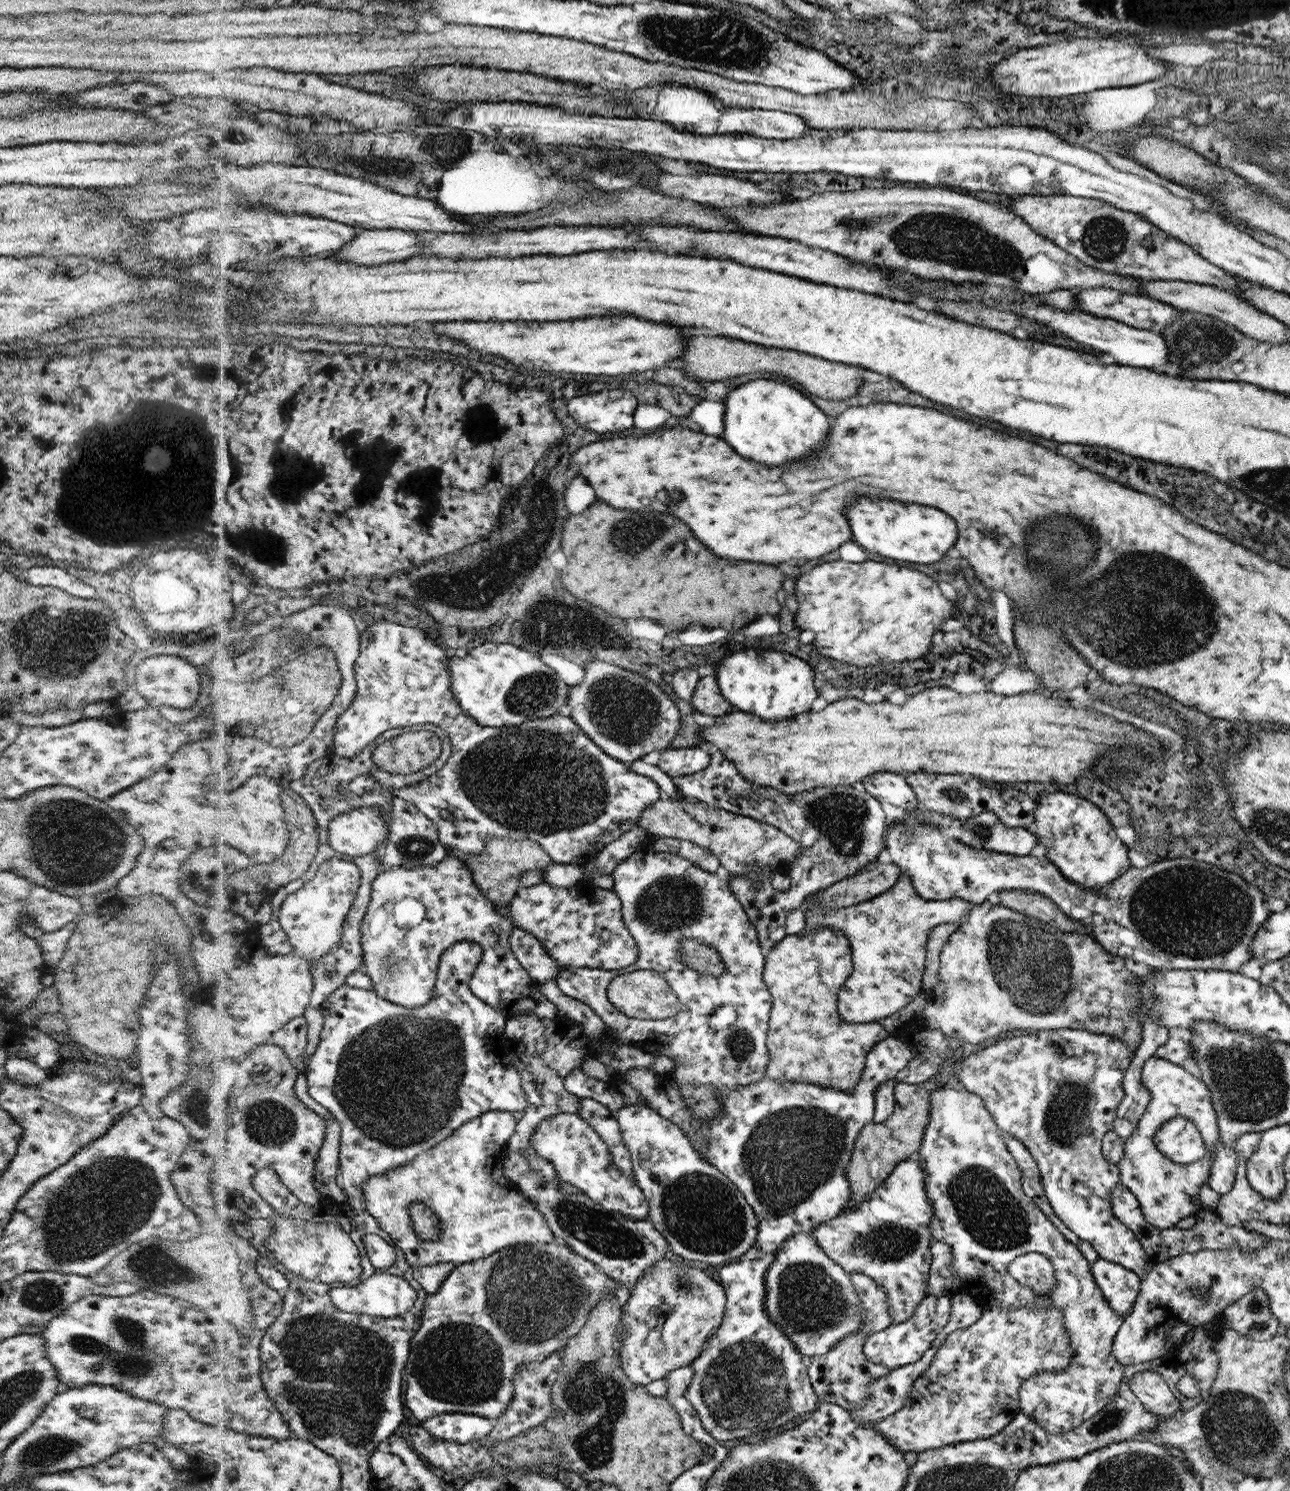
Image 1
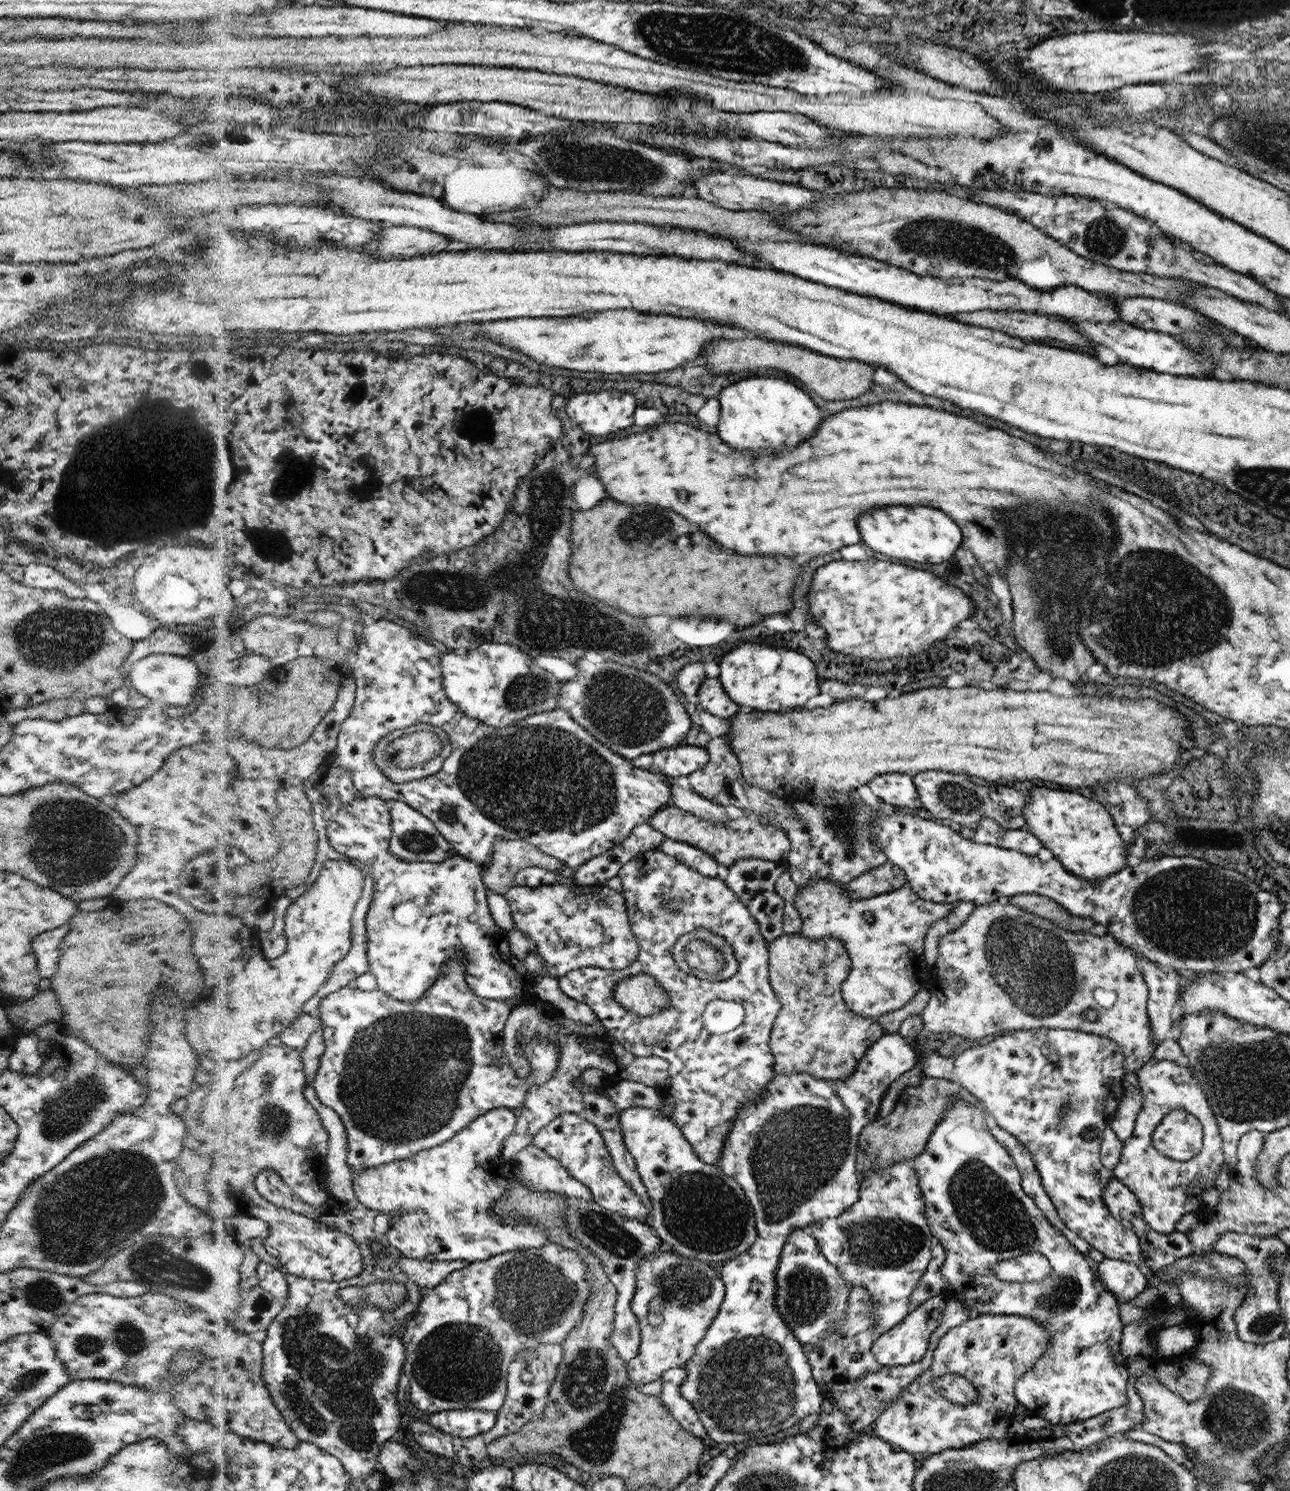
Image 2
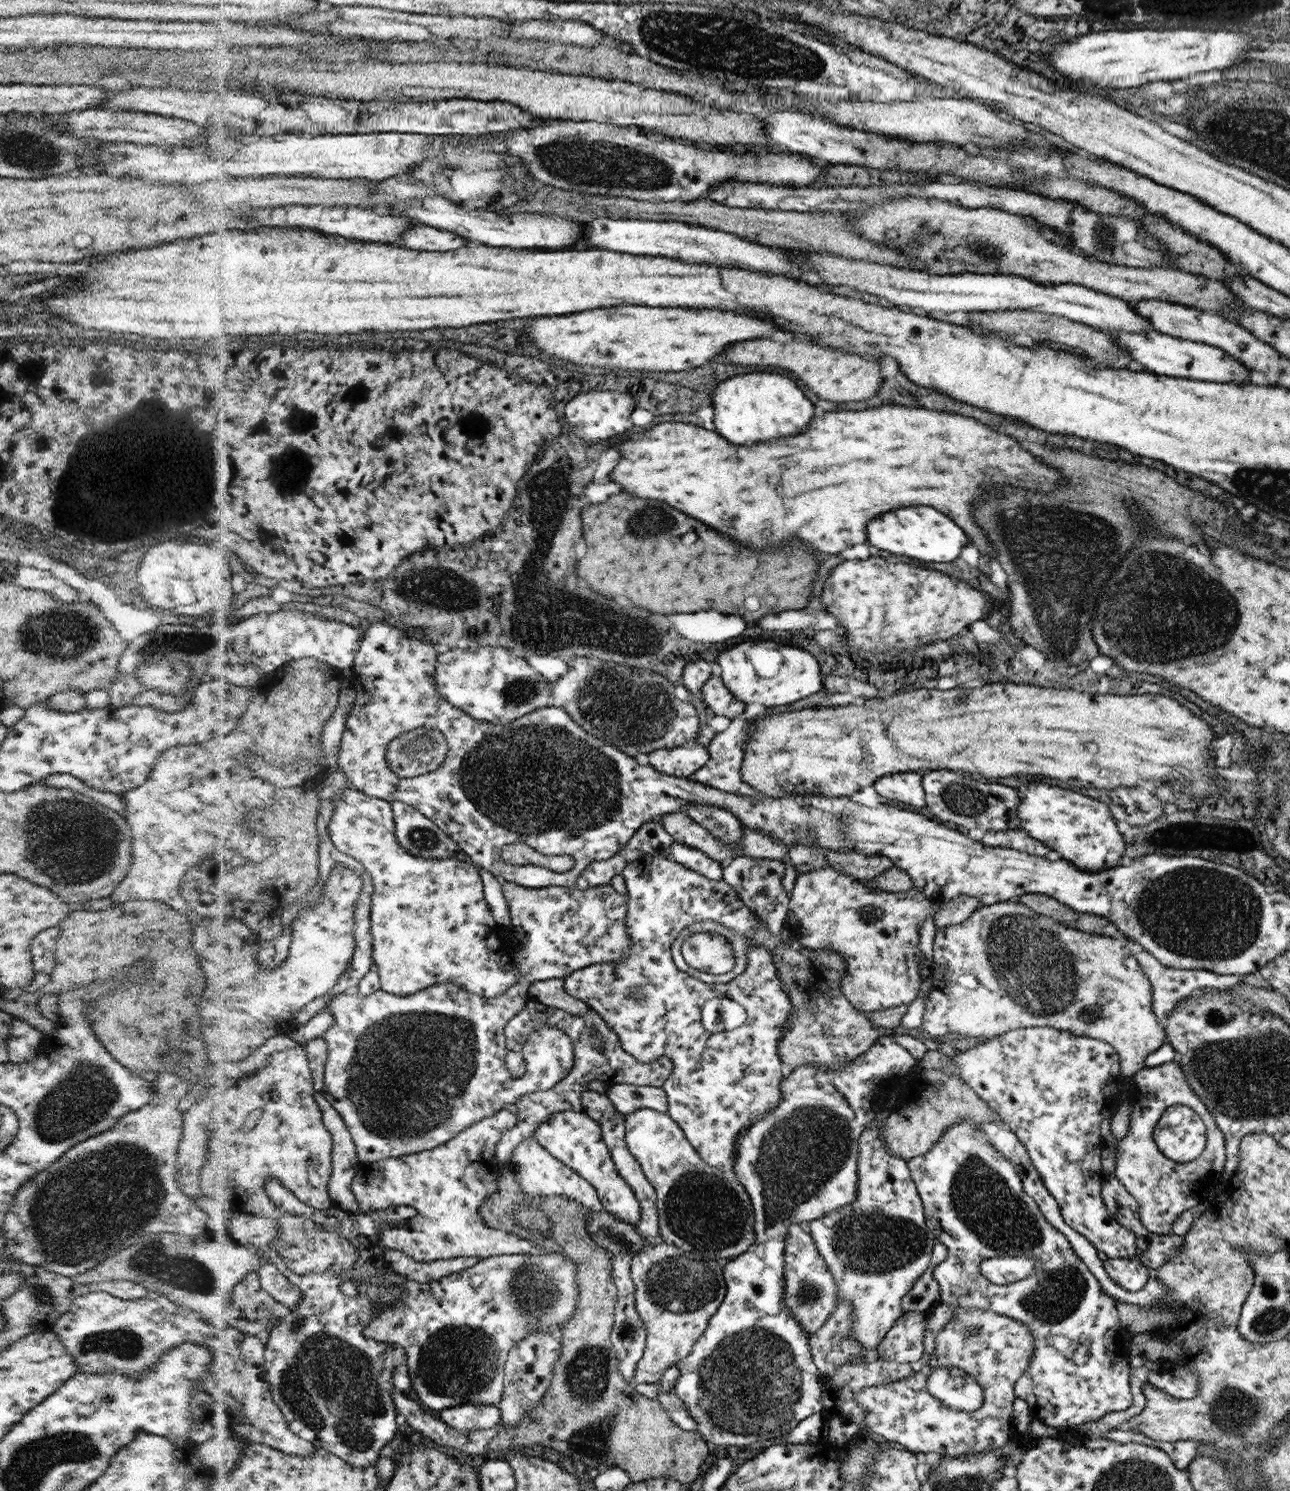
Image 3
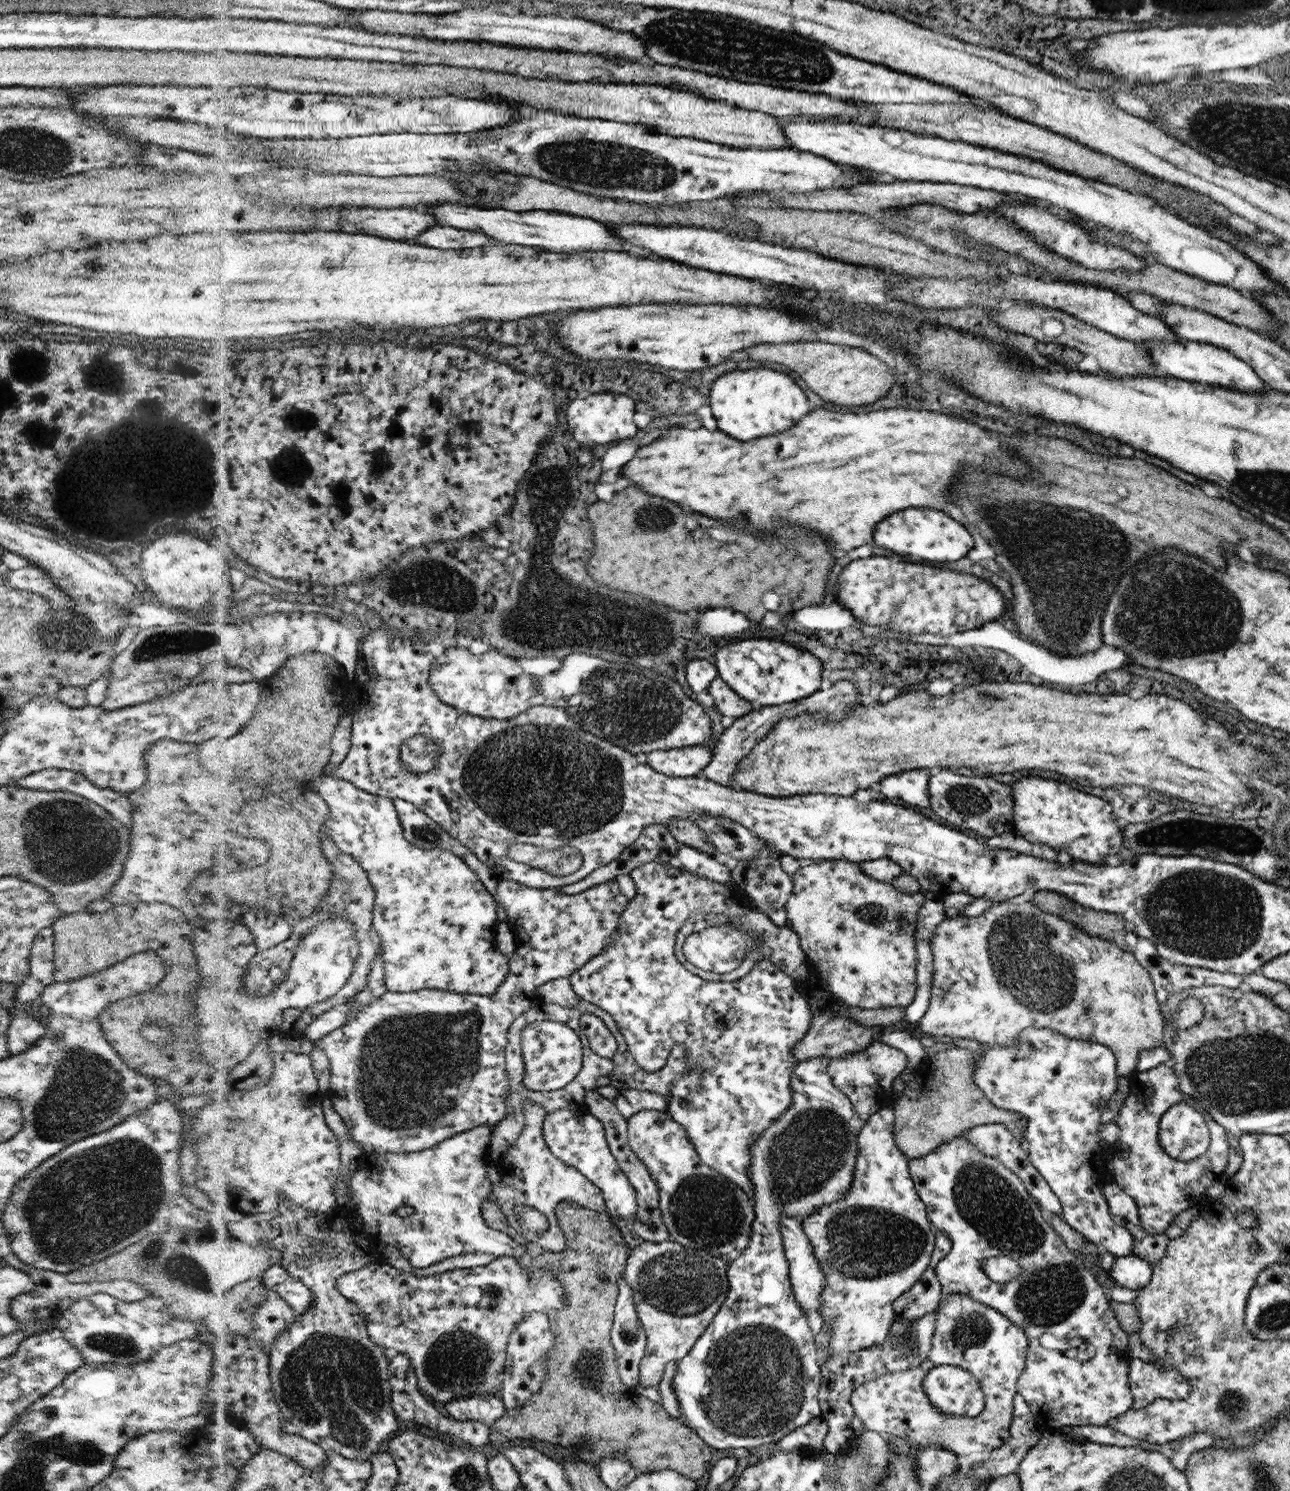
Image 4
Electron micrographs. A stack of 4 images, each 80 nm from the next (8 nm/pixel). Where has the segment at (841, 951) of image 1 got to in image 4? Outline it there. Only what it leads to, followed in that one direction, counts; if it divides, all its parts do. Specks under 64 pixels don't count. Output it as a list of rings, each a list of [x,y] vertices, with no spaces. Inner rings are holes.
[[[811,960],[809,961],[809,970],[805,982],[796,982],[795,989],[807,1001],[811,1018],[809,1026],[804,1032],[804,1037],[794,1044],[793,1057],[797,1062],[810,1058],[837,1058],[851,1052],[859,1052],[870,1046],[875,1040],[871,1031],[860,1025],[857,1021],[850,1019],[845,1015],[840,1015],[843,1001],[840,1001],[819,978],[819,972]]]

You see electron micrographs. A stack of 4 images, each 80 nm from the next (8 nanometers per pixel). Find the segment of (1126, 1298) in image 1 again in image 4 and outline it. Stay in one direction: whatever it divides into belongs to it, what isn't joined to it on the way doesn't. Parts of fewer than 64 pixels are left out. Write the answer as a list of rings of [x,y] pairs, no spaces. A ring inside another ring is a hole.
[[[1133,1254],[1115,1257],[1108,1269],[1108,1275],[1123,1288],[1140,1290],[1150,1282],[1153,1268],[1149,1261]]]

